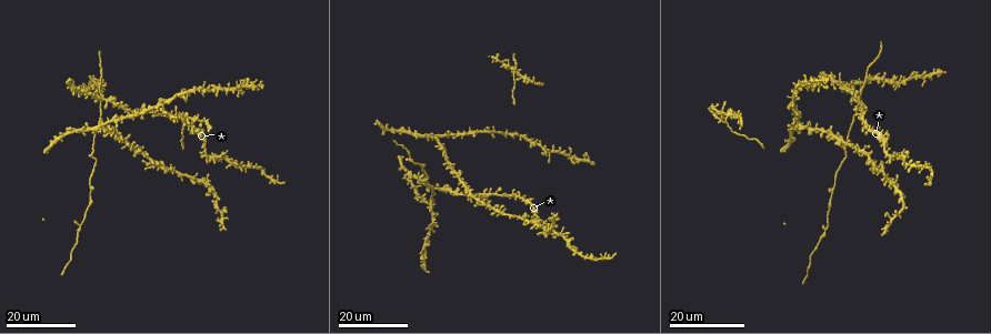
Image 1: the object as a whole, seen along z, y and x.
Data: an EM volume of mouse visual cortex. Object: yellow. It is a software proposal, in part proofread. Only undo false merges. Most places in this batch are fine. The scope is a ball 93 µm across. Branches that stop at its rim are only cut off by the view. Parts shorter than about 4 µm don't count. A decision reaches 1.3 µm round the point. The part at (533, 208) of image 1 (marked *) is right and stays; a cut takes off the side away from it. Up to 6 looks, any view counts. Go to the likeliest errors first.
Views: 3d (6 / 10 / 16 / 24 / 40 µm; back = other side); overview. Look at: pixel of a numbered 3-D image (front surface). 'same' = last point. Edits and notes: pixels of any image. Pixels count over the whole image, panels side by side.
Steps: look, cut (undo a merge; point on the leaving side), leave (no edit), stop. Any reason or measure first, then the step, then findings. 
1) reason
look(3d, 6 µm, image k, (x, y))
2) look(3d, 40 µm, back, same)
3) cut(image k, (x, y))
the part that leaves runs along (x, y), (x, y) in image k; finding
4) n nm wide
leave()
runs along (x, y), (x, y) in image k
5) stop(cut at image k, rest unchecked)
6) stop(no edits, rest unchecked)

three-way junction
look(3d, 24 µm, image 1, (100, 83))

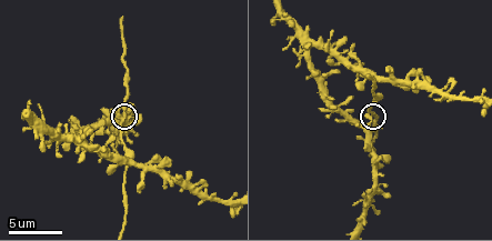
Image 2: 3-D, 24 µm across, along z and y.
look(3d, 6 µm, image 2, (124, 115))

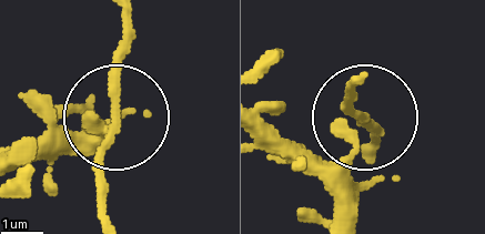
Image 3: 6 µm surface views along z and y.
3 arms
leave()
one neuron here

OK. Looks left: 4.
three-way junction
look(3d, 24 µm, image 1, (827, 232))

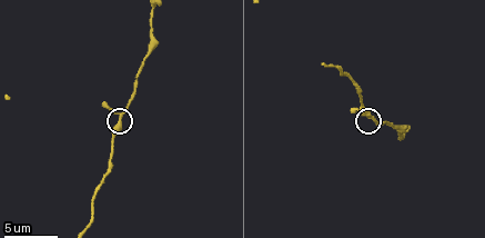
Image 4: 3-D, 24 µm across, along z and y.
closer look
look(3d, 6 µm, image 4, (121, 117))

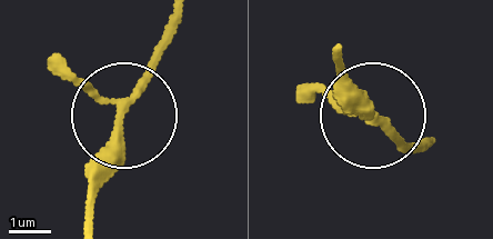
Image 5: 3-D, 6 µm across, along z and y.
3 arms
leave()
all the same neuron

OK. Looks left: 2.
three-way junction
look(3d, 16 µm, image 1, (727, 120))

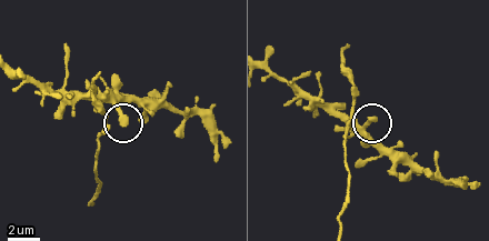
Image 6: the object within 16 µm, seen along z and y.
look(3d, 6 µm, image 6, (120, 110))

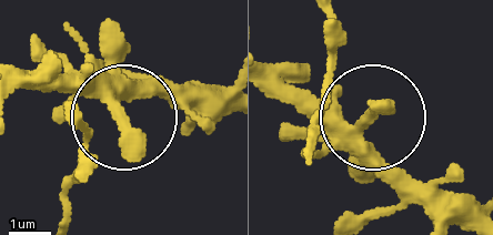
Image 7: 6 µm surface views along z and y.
leave()
continuous, no second neuron

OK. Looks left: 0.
stop(no edits, rest unchecked)

